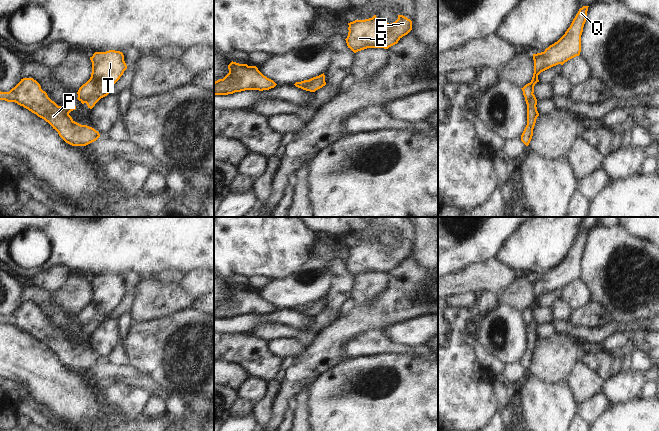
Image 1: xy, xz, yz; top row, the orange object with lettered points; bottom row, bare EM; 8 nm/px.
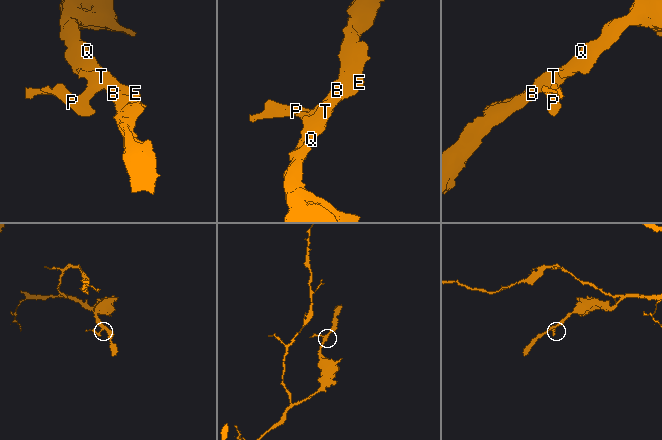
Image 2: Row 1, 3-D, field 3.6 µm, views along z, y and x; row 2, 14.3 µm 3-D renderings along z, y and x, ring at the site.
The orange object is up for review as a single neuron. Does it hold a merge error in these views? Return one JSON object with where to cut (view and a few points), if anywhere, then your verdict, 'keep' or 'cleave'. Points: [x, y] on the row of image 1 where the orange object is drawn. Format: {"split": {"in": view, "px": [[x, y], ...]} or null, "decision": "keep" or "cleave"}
{"split": null, "decision": "keep"}

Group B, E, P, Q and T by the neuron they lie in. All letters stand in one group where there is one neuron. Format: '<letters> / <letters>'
B E P Q T

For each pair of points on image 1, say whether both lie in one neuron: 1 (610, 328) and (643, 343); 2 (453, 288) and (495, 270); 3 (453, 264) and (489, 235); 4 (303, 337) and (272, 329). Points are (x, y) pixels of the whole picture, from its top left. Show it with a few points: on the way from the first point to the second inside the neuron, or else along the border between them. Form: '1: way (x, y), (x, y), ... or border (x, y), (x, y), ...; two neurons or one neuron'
1: border (641, 329), (614, 332), (602, 341), (597, 342); two neurons
2: way (463, 282), (485, 276); one neuron
3: way (462, 255), (480, 237); one neuron
4: way (295, 333), (280, 330); one neuron

